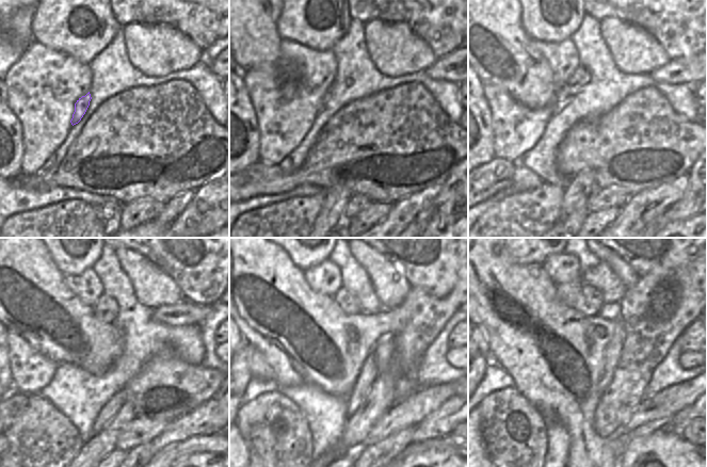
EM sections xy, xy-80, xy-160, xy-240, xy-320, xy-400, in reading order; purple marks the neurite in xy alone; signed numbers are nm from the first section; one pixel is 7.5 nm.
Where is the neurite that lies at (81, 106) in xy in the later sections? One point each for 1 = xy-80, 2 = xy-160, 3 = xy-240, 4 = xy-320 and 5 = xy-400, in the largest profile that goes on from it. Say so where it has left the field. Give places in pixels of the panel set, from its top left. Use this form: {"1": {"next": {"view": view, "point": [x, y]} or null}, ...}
{"1": {"next": {"view": "xy-80", "point": [328, 93]}}, "2": {"next": {"view": "xy-160", "point": [580, 77]}}, "3": {"next": {"view": "xy-240", "point": [106, 309]}}, "4": {"next": {"view": "xy-320", "point": [348, 303]}}, "5": {"next": {"view": "xy-400", "point": [589, 302]}}}

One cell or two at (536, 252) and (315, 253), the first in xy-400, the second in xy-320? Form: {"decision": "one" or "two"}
{"decision": "one"}

